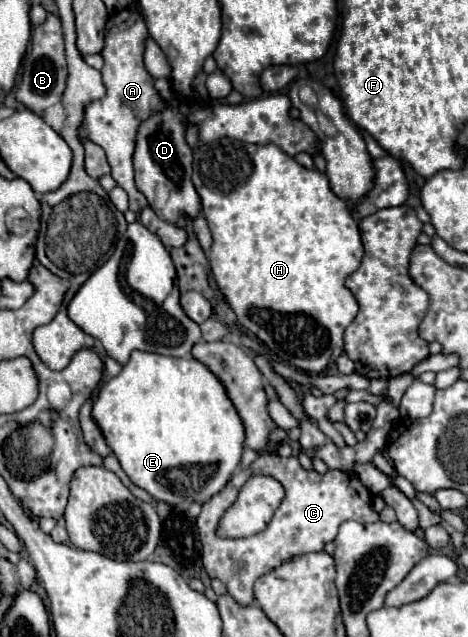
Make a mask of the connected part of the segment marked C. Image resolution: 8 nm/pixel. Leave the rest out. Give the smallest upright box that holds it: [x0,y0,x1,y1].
[197,453,379,605]

